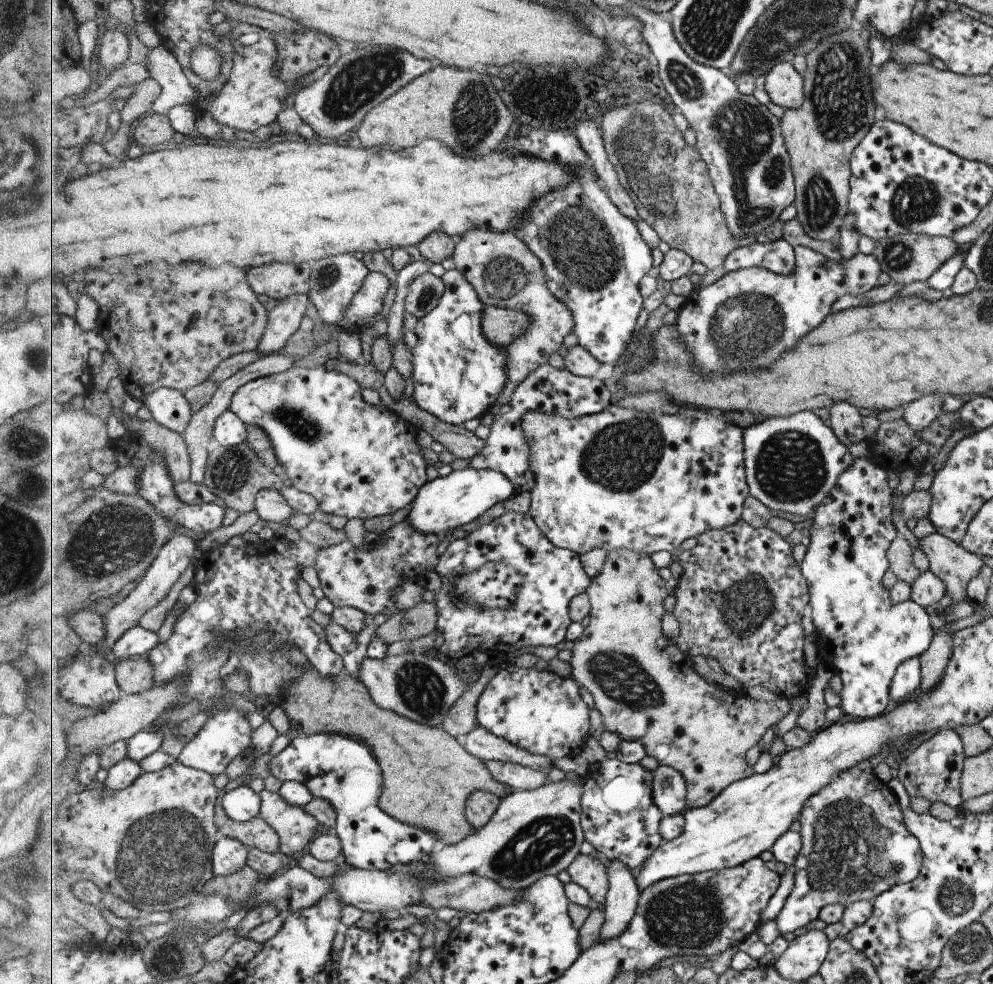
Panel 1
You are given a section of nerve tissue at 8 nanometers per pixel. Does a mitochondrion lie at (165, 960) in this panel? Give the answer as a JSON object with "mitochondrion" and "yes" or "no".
{"mitochondrion":"yes"}

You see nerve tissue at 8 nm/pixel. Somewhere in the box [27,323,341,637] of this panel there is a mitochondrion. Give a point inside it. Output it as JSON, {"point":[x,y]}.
{"point":[116,537]}

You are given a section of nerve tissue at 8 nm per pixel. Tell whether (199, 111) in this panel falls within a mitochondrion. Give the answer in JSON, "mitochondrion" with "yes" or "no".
{"mitochondrion":"no"}

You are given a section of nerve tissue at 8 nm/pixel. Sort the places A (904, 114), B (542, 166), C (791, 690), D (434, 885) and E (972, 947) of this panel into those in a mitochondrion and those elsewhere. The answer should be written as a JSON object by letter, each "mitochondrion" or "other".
{"A":"other","B":"other","C":"other","D":"mitochondrion","E":"mitochondrion"}

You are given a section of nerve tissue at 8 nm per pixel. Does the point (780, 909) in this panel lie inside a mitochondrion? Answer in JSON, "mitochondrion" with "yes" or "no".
{"mitochondrion":"no"}

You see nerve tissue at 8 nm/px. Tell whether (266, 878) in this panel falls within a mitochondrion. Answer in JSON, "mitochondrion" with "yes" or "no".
{"mitochondrion":"no"}

